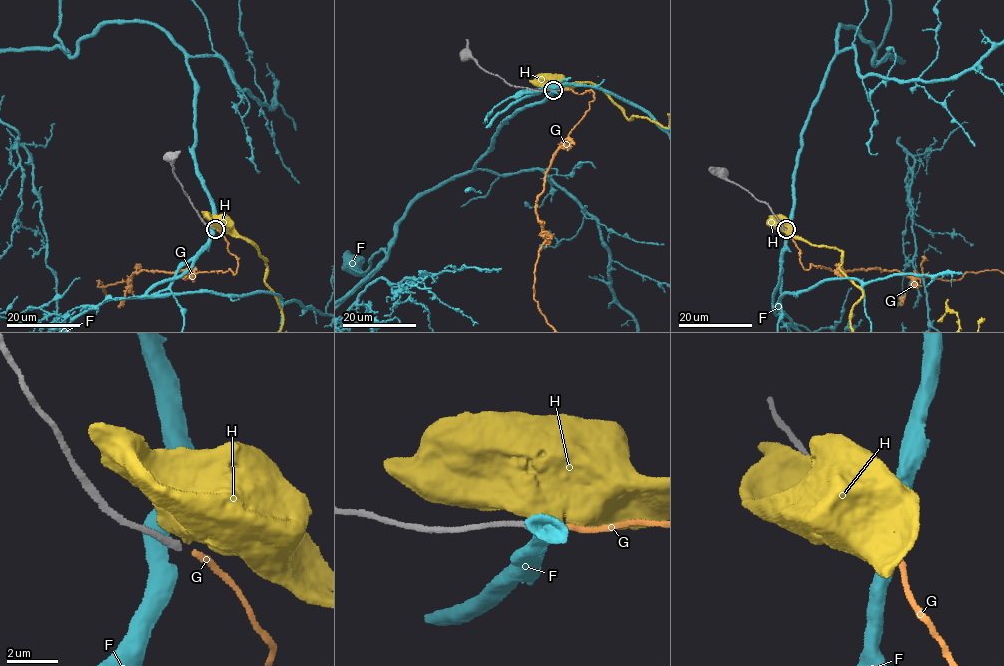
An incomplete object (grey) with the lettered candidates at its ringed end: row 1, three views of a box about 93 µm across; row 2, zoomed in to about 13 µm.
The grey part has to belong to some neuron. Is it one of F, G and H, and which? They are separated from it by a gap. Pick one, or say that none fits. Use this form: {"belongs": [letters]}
{"belongs": ["G"]}

